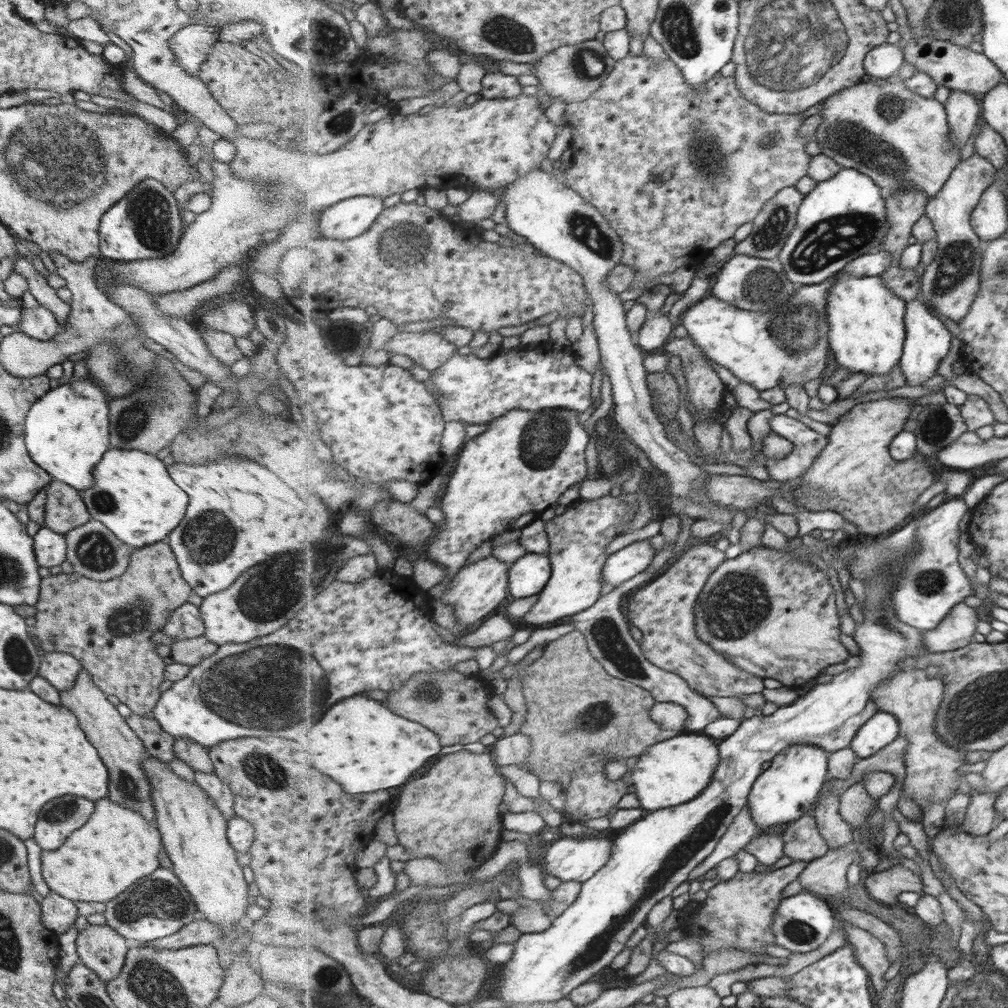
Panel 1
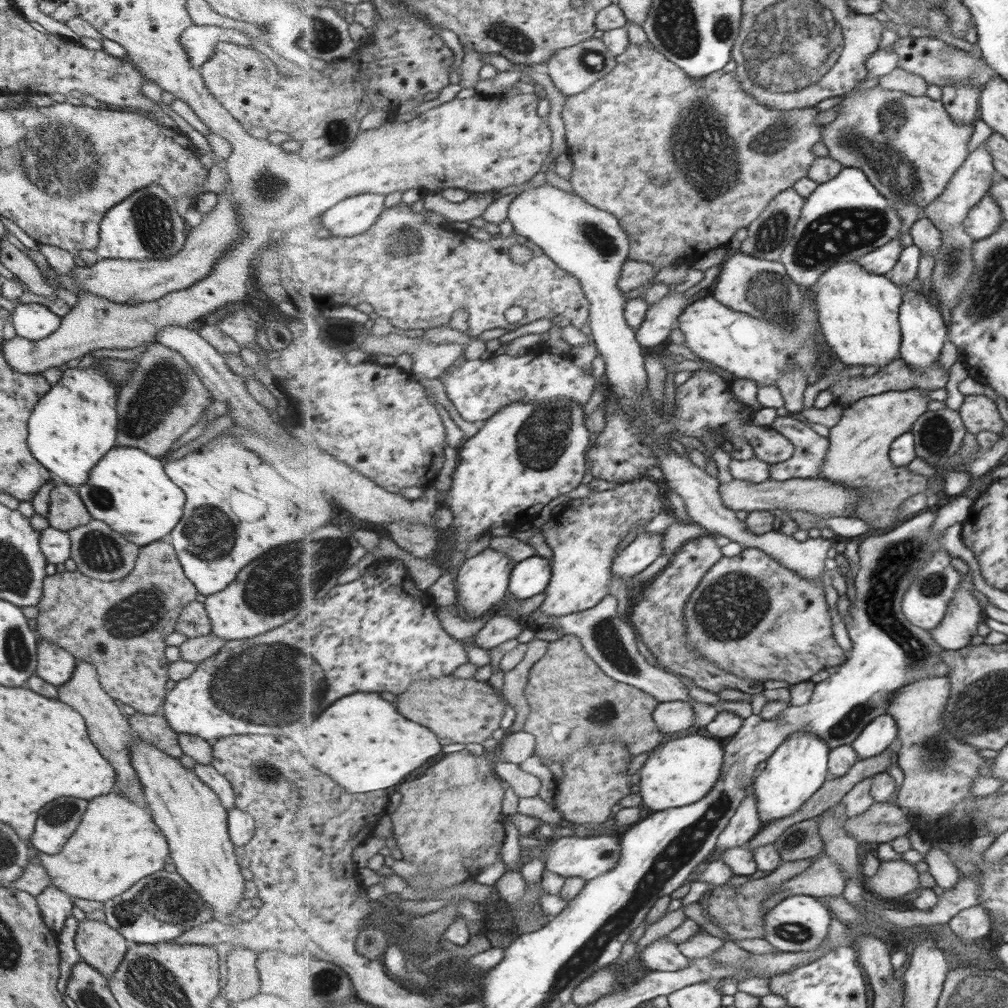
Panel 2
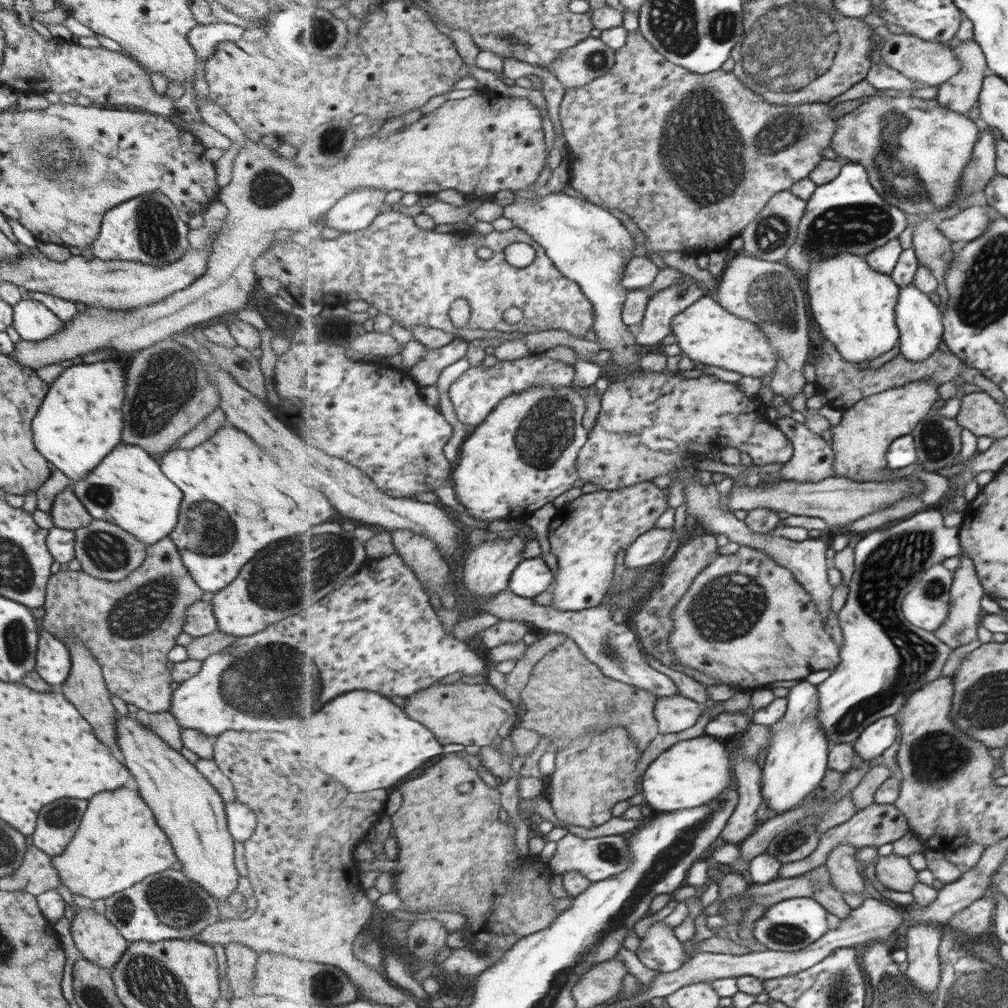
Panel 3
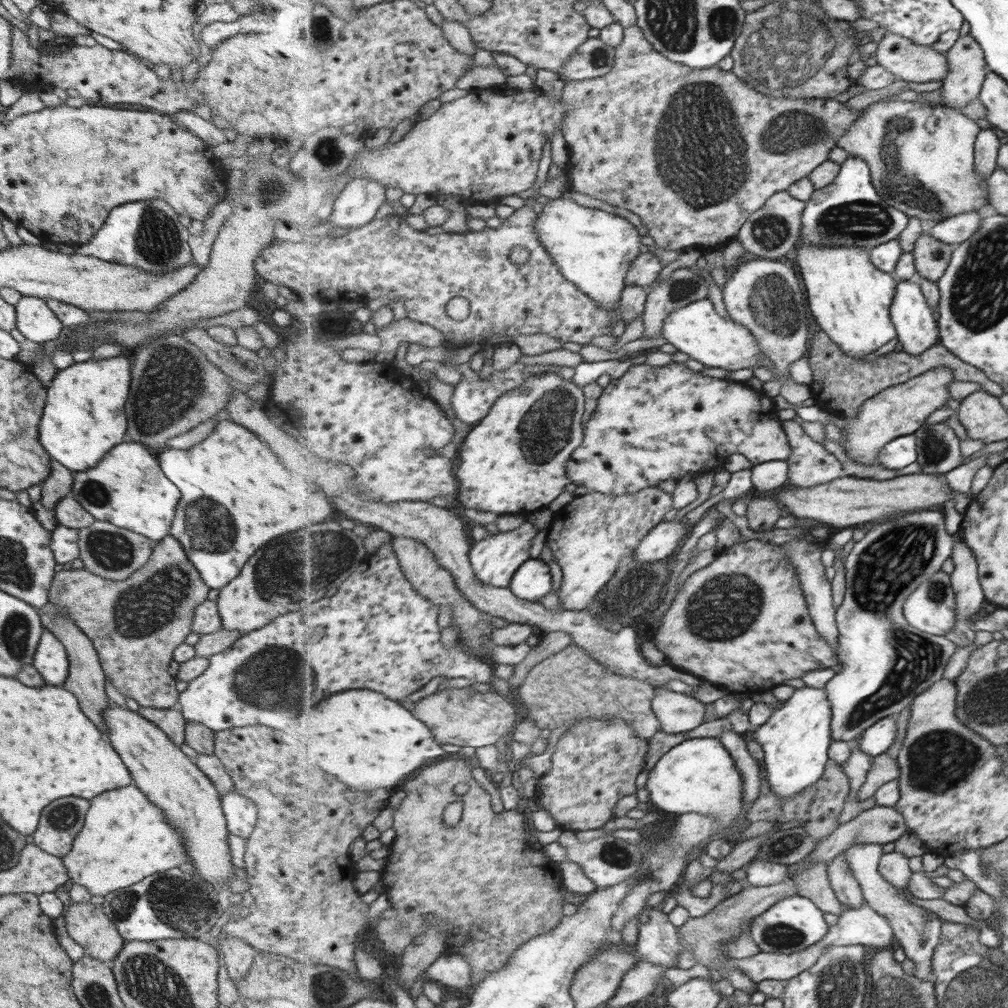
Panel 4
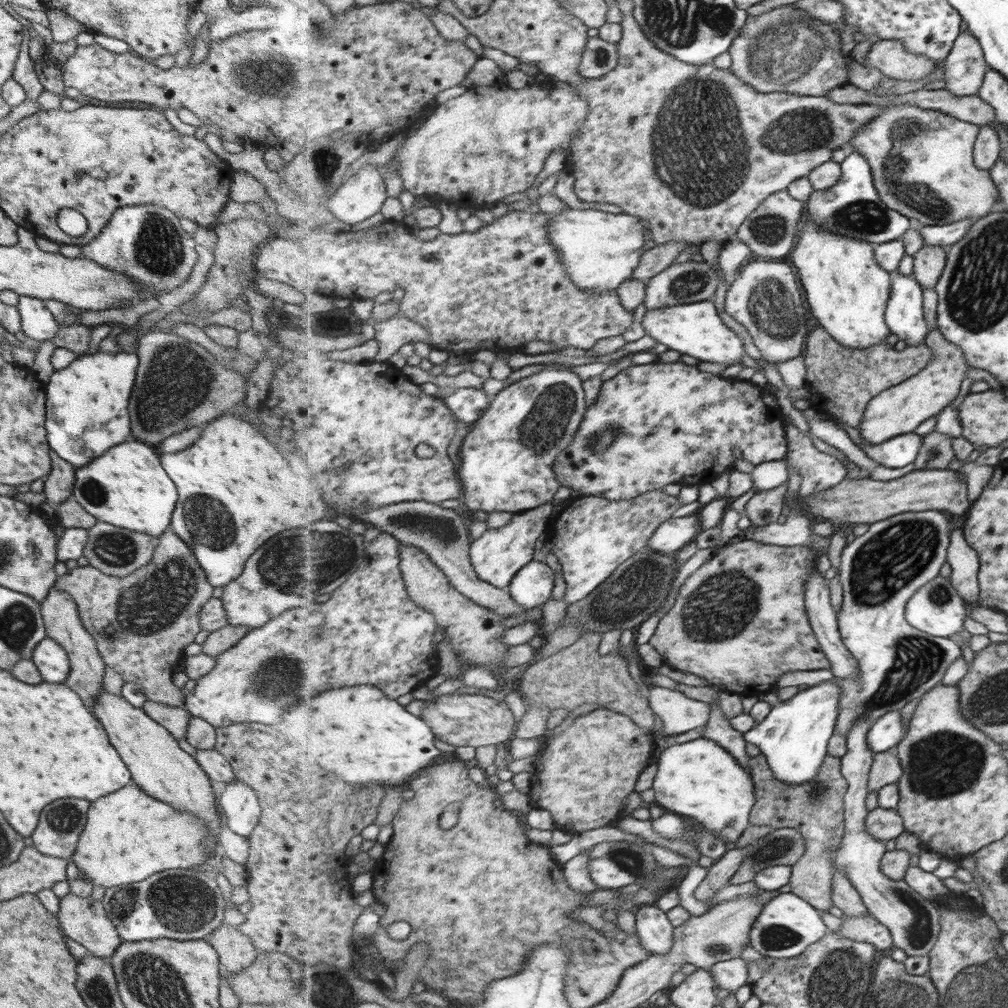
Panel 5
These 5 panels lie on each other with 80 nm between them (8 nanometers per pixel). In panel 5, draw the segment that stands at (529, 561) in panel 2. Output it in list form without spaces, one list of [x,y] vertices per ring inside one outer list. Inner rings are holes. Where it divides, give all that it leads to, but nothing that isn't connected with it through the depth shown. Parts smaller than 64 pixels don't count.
[[[536,557],[518,572],[509,589],[515,603],[523,608],[538,608],[551,599],[555,588],[555,571]]]

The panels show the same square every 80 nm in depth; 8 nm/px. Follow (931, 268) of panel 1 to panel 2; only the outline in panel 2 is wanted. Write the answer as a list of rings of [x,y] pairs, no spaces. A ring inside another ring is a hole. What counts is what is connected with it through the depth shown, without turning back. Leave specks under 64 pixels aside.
[[[981,143],[977,148],[974,148],[962,168],[955,173],[942,196],[924,208],[925,216],[929,217],[941,229],[944,242],[934,268],[931,292],[935,292],[938,305],[943,304],[951,313],[955,307],[961,306],[960,298],[962,296],[960,294],[967,286],[968,278],[973,270],[972,244],[974,241],[967,234],[964,220],[967,218],[969,208],[981,199],[991,186],[993,171],[993,159],[984,144]]]

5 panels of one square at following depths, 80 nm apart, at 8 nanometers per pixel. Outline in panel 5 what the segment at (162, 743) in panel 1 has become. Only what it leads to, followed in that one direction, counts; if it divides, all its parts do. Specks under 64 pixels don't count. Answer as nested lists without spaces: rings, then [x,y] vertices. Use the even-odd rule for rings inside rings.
[[[146,700],[141,709],[151,720],[165,728],[176,741],[183,739],[186,735],[190,714],[182,706],[167,706]]]

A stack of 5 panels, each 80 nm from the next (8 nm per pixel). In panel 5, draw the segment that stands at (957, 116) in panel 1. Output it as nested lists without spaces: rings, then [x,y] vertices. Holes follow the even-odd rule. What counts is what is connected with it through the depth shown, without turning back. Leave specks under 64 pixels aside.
[[[967,30],[963,31],[950,56],[943,62],[946,89],[955,96],[973,96],[981,86],[988,69],[982,57],[978,40]]]

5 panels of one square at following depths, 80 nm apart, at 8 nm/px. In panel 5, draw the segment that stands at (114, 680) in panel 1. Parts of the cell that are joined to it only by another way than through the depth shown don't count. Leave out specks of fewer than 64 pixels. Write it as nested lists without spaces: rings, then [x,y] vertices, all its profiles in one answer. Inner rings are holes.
[[[164,530],[157,542],[151,560],[126,574],[125,578],[115,578],[116,576],[103,574],[100,570],[85,565],[67,570],[56,578],[52,587],[71,595],[79,620],[94,638],[105,666],[112,667],[123,682],[139,684],[147,701],[179,707],[184,702],[184,693],[172,683],[172,668],[183,660],[183,647],[191,644],[193,636],[199,632],[199,609],[211,598],[213,587],[207,583],[206,574],[196,561],[190,546],[172,530]]]

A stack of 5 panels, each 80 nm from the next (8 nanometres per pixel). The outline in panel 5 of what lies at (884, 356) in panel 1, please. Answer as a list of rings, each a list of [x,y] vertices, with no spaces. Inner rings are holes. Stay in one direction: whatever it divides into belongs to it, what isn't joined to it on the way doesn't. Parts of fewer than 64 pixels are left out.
[[[805,217],[794,249],[790,252],[791,262],[799,270],[811,313],[832,338],[847,348],[871,348],[881,345],[891,334],[887,325],[886,312],[890,302],[893,274],[885,270],[876,258],[877,245],[872,242],[851,238],[844,234],[820,227],[815,219]]]

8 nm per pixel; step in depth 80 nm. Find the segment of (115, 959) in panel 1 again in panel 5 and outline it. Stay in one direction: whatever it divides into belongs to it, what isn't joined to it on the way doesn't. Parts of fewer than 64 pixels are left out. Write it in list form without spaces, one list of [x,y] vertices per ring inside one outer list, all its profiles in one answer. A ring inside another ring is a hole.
[[[67,893],[61,898],[58,898],[57,916],[59,926],[63,929],[63,934],[75,940],[77,944],[81,944],[86,948],[87,954],[94,957],[105,958],[111,956],[112,952],[121,943],[117,931],[107,918],[102,904],[98,900],[93,900],[91,897],[81,898],[73,893]]]

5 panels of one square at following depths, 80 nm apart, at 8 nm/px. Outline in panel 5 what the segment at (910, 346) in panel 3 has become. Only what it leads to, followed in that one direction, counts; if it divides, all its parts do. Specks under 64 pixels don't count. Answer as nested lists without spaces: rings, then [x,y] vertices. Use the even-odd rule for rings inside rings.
[[[894,272],[890,302],[887,307],[887,325],[907,346],[921,346],[931,331],[924,308],[924,288],[914,277]]]

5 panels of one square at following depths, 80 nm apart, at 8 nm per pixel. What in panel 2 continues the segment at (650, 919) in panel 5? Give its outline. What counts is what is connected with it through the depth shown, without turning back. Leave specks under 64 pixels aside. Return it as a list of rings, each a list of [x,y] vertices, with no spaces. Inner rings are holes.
[[[665,935],[647,946],[642,954],[643,964],[650,971],[678,971],[687,968],[691,962],[691,959],[681,952],[679,945],[671,942]]]

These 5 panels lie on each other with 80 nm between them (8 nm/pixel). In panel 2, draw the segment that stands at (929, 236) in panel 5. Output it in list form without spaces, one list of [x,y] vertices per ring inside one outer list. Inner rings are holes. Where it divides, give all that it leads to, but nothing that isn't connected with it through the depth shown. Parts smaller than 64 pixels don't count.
[[[985,194],[967,211],[964,227],[972,240],[976,241],[997,232],[999,222],[1001,222],[1001,207],[995,199]]]

